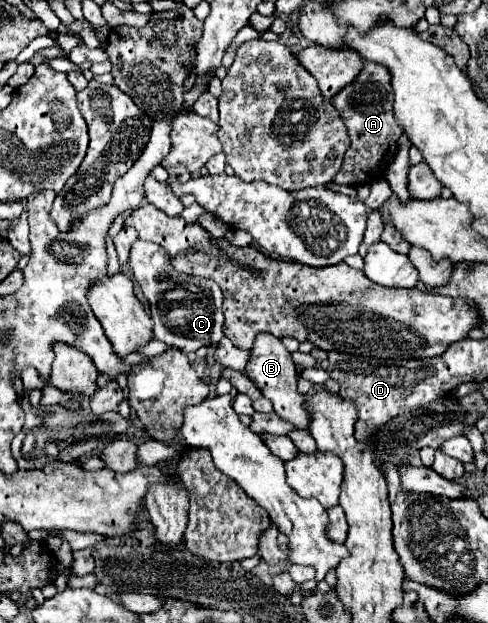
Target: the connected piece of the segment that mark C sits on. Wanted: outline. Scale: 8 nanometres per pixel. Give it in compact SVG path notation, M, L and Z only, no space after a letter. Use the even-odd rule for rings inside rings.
M140 239L130 249L130 267L136 283L142 287L142 293L150 303L154 337L158 341L170 347L178 347L184 353L194 353L196 349L214 345L224 337L222 291L214 281L178 273L170 263L168 253L160 245Z

